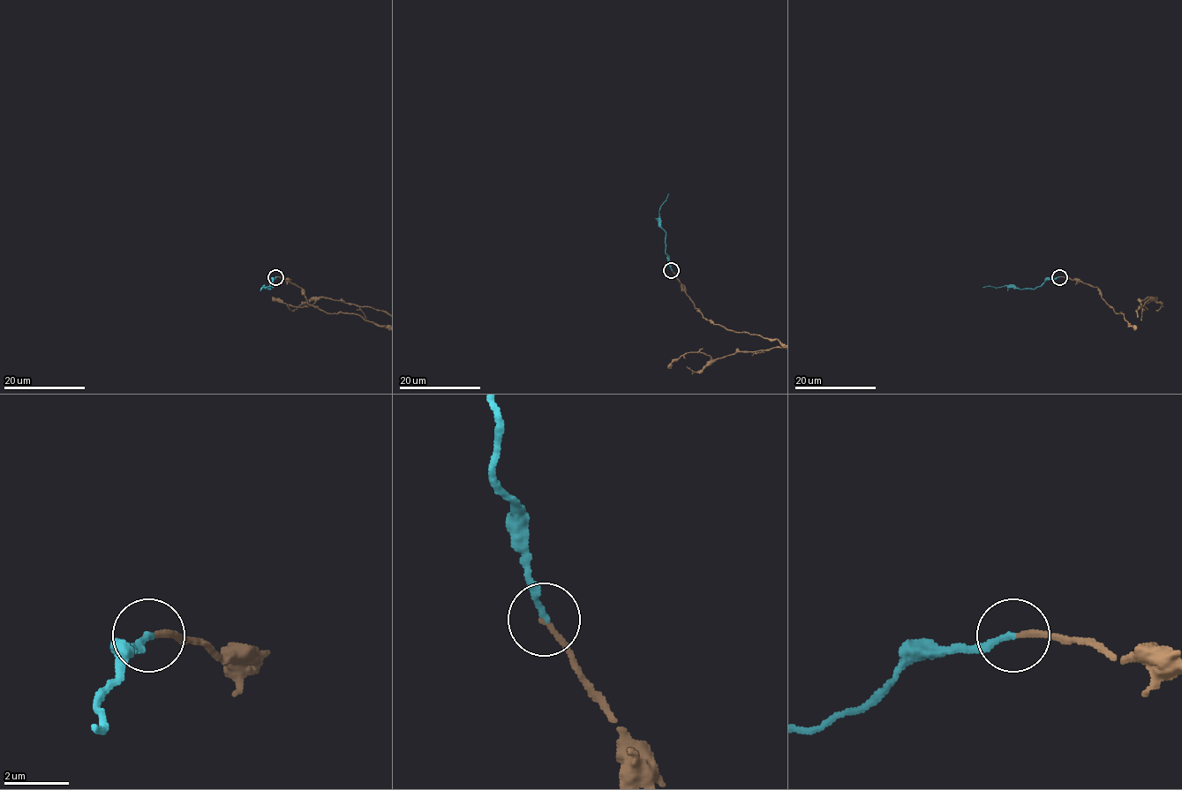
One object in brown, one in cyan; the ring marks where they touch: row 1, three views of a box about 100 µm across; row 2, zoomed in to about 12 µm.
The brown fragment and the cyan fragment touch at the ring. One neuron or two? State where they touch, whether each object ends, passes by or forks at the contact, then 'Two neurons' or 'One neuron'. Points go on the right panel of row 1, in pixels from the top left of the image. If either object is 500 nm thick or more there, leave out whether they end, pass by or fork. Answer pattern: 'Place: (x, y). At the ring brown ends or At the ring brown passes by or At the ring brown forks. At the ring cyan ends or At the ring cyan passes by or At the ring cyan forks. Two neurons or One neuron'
Place: (1059, 277). At the ring brown ends. At the ring cyan ends. One neuron

